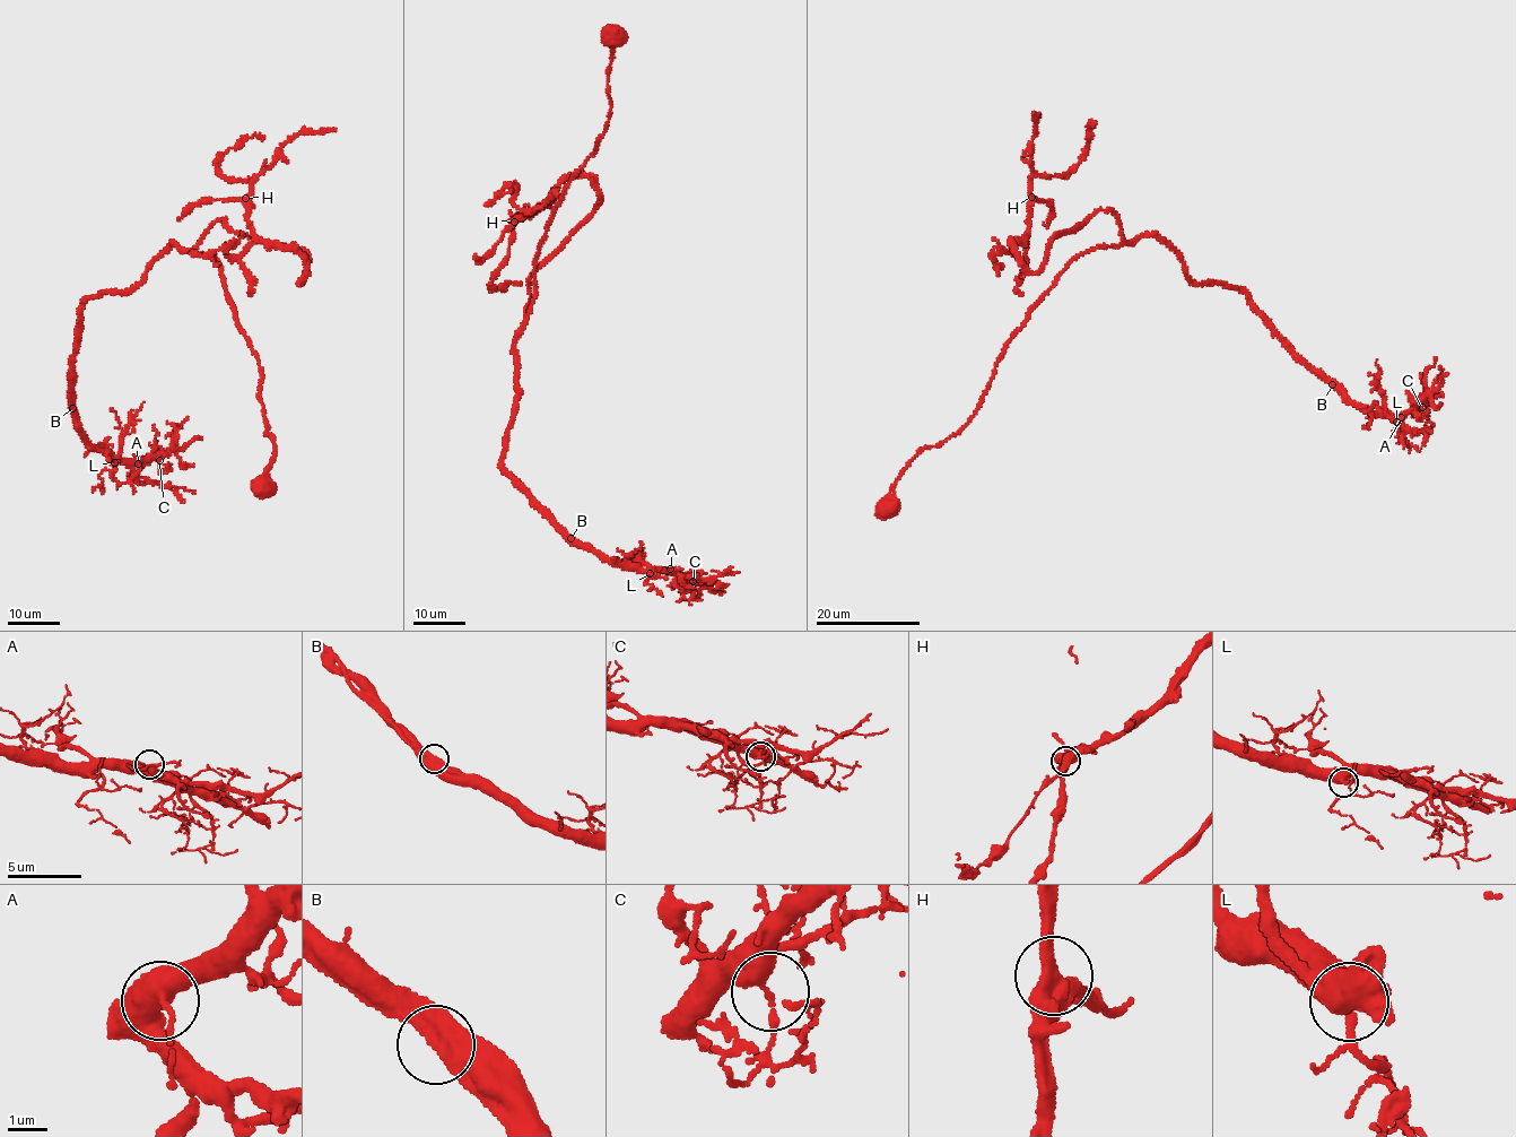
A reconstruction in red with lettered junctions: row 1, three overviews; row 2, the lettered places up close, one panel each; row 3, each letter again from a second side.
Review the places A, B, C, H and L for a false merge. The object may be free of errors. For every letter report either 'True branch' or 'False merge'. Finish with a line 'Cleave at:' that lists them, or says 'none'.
A: True branch
B: True branch
C: True branch
H: True branch
L: True branch
Cleave at: none

